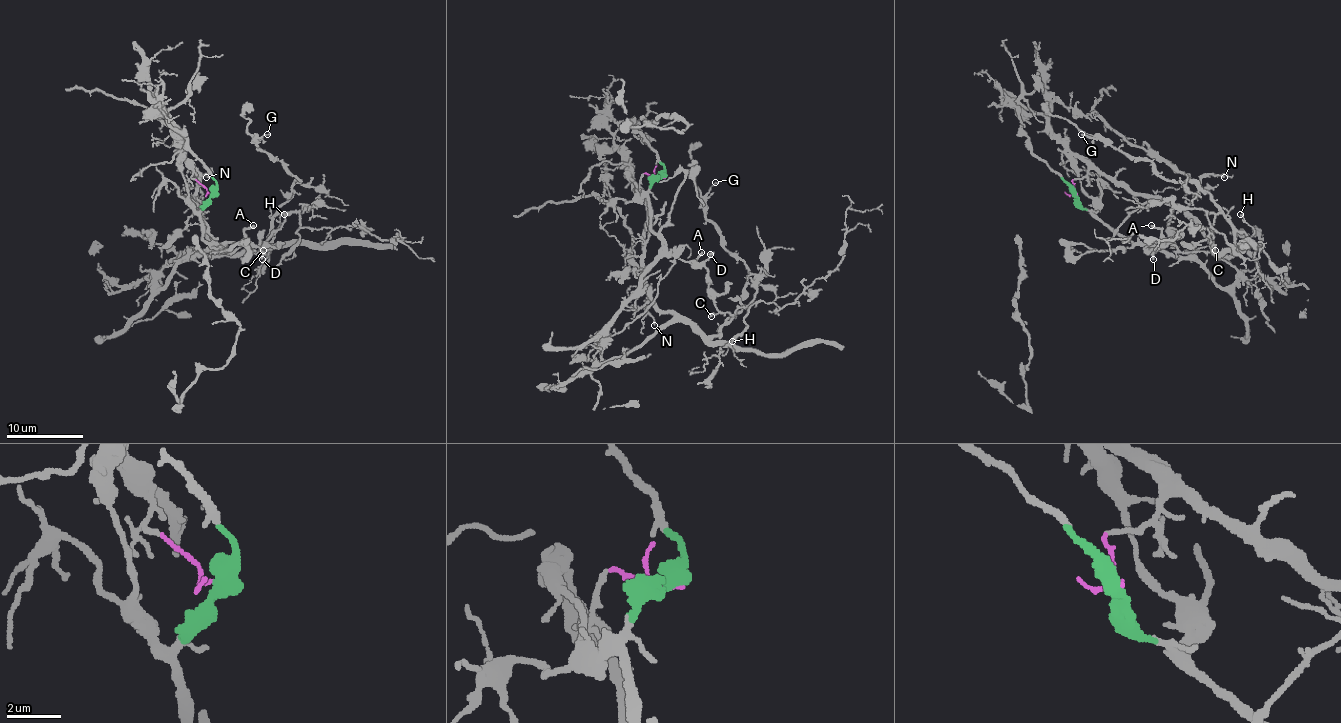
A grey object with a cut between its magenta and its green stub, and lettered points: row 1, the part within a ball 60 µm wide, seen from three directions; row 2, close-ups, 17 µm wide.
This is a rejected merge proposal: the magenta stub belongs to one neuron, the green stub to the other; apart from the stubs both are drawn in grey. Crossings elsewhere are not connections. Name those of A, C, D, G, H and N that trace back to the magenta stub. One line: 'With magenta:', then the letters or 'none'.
With magenta: C, G, H, N

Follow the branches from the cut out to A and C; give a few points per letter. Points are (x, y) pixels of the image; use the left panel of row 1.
A: (213, 193), (200, 212), (202, 239), (208, 243), (234, 243), (244, 239), (244, 231), (253, 225)
C: (213, 193), (192, 168), (204, 233), (229, 252), (259, 250), (282, 214), (263, 250)

